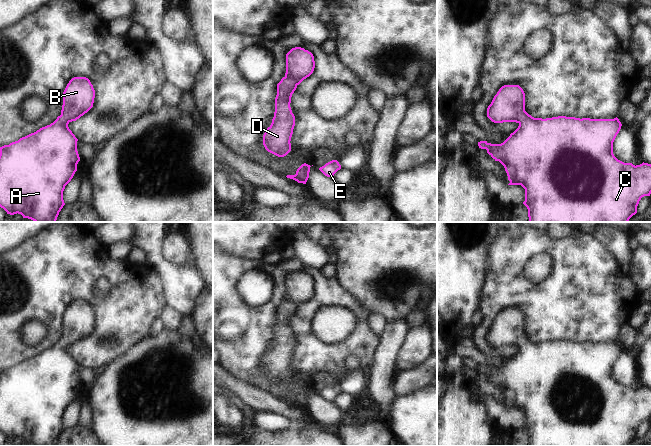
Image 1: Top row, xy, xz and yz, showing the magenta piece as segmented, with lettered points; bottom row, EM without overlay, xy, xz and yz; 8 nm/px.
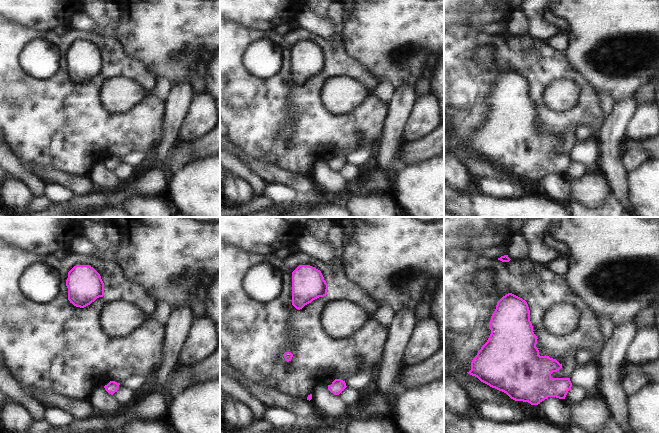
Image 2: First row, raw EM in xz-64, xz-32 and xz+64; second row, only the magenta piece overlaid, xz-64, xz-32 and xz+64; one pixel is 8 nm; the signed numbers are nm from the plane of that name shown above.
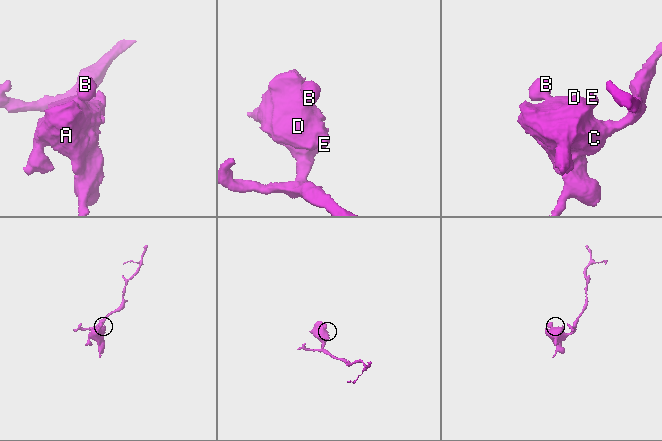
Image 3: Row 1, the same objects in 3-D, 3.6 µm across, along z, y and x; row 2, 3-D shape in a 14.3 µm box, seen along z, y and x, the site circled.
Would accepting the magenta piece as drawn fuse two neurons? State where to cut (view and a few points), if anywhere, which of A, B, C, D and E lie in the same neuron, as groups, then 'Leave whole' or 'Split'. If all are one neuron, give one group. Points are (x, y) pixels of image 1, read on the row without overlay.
No split. Groups: A B C D E. Leave whole.

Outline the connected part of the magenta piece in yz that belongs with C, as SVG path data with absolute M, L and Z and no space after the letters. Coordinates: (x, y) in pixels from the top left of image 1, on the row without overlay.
M519 309L502 310L487 332L487 341L494 347L516 346L519 348L518 352L503 367L491 368L487 365L480 365L478 370L481 373L486 373L495 385L499 385L504 390L510 405L508 409L521 409L525 413L523 428L528 433L529 446L628 446L637 437L637 430L641 422L651 418L651 388L643 386L635 390L632 387L618 384L613 378L613 366L622 350L617 341L614 343L580 343L566 340L546 343L534 342L525 335L525 317Z

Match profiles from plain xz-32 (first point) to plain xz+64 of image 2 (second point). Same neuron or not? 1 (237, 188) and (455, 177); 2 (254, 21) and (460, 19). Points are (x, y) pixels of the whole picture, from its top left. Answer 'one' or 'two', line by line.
1: one
2: two

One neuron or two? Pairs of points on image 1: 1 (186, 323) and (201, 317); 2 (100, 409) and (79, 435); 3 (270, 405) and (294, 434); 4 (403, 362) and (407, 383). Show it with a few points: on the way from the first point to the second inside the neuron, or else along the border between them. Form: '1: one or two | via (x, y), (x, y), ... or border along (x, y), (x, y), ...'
1: two | border along (189, 315), (195, 331)
2: two | border along (92, 429), (96, 435)
3: two | border along (301, 423), (293, 425)
4: two | border along (426, 359), (419, 365), (397, 372)

